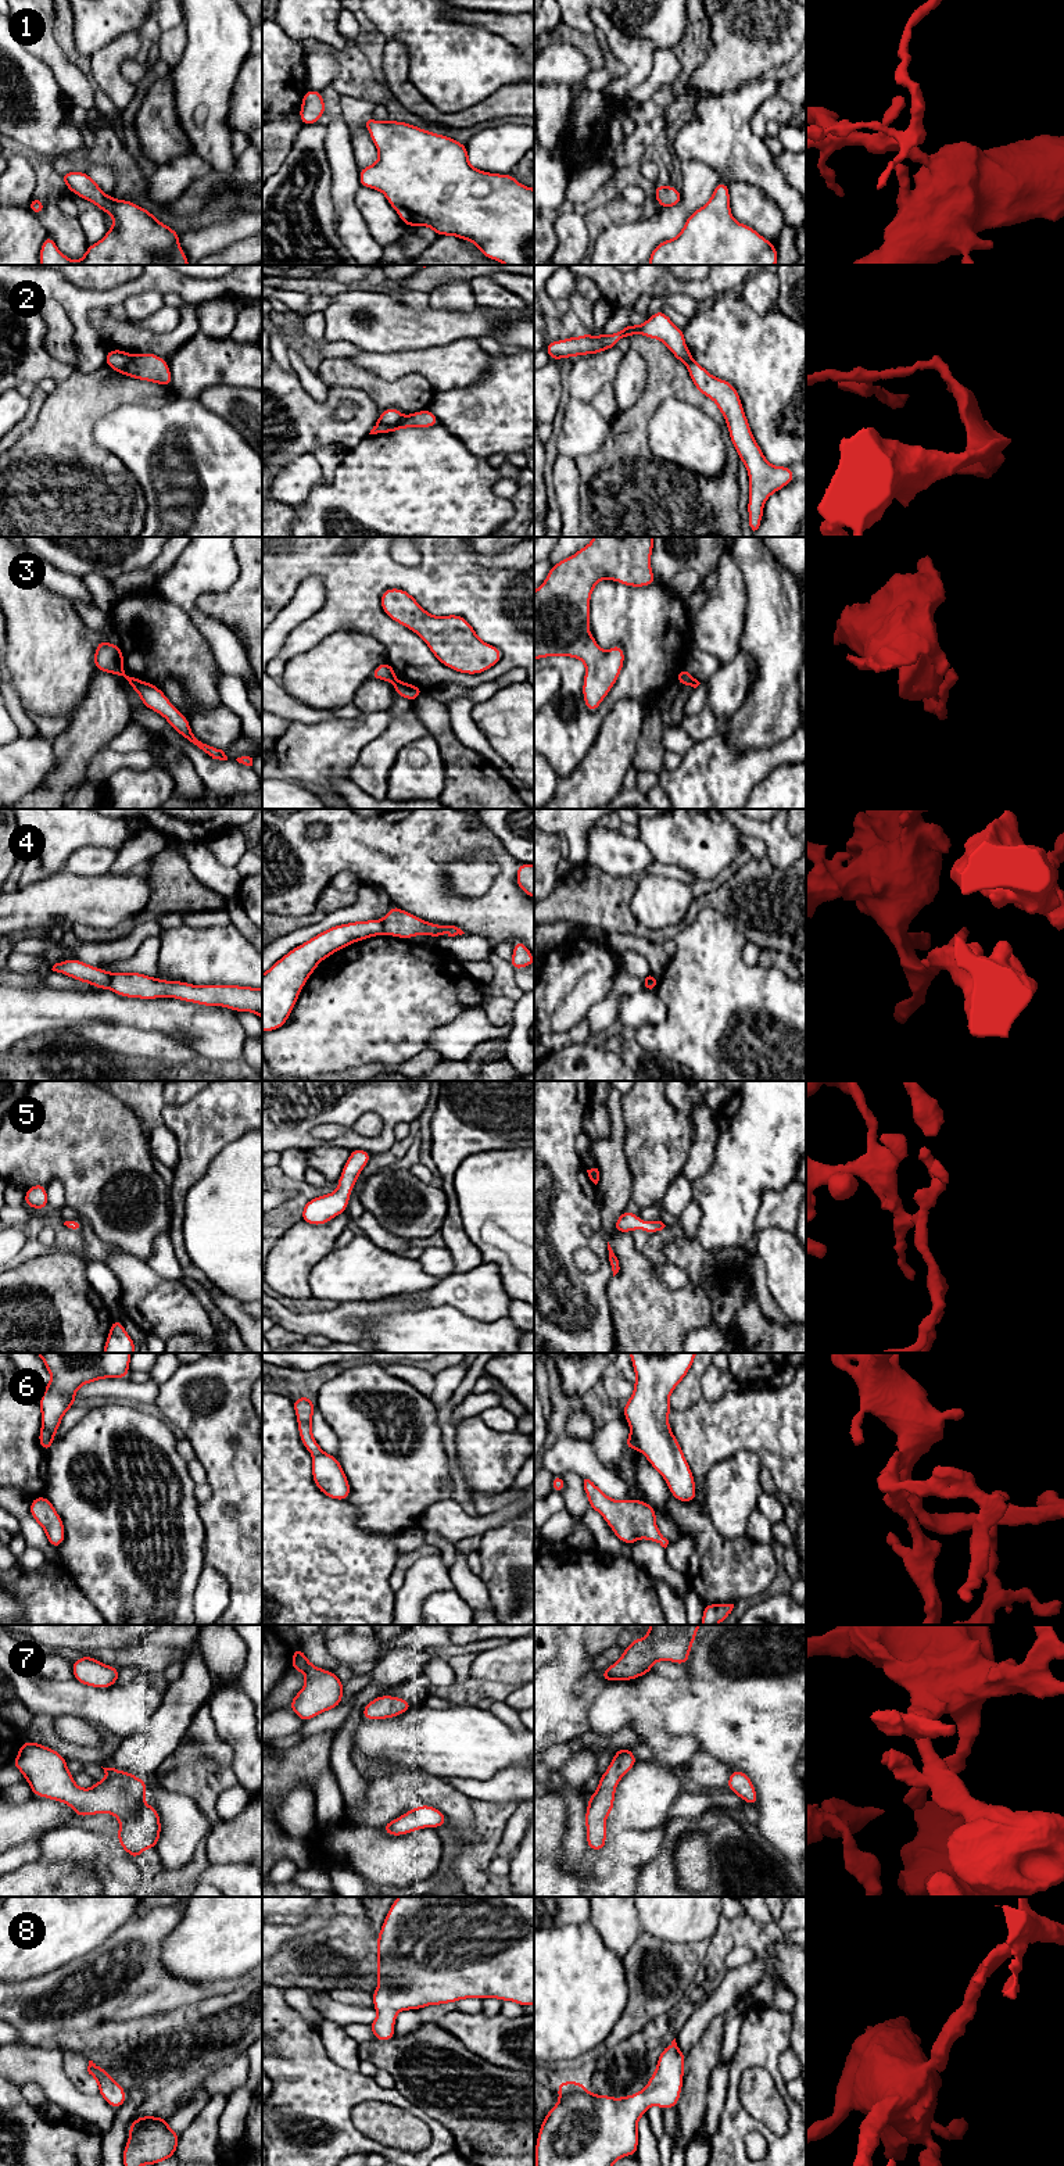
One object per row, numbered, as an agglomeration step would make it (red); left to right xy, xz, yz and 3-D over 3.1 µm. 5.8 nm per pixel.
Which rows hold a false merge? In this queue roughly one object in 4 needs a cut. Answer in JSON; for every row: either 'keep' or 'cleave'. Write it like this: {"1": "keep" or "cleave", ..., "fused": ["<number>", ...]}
{"1": "keep", "2": "cleave", "3": "cleave", "4": "keep", "5": "keep", "6": "cleave", "7": "keep", "8": "keep", "fused": ["2", "3", "6"]}

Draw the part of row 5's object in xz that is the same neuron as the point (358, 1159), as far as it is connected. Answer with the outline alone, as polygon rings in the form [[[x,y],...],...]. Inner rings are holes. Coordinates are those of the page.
[[[351,1150],[343,1167],[343,1174],[337,1179],[338,1188],[329,1193],[316,1196],[302,1206],[301,1221],[311,1225],[323,1225],[338,1214],[347,1211],[351,1189],[359,1179],[359,1174],[369,1163],[372,1154],[366,1150]]]

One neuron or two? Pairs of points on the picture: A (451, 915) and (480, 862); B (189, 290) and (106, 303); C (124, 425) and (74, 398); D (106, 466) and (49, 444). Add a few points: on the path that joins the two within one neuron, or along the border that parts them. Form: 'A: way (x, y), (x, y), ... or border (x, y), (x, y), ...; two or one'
A: border (444, 867), (457, 894), (480, 897), (491, 887); two
B: way (168, 283), (142, 283), (126, 289); one
C: border (135, 403), (95, 423), (99, 446); two
D: way (92, 465), (88, 465), (79, 457), (63, 457); one

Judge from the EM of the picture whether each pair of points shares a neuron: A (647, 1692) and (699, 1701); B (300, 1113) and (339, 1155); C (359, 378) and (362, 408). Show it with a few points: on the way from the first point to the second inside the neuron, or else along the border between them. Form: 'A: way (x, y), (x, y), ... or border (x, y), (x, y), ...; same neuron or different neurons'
A: border (677, 1693), (674, 1696); different neurons
B: border (350, 1150), (344, 1148), (315, 1148), (307, 1152); different neurons
C: border (329, 386), (359, 387), (373, 401), (378, 416); different neurons

